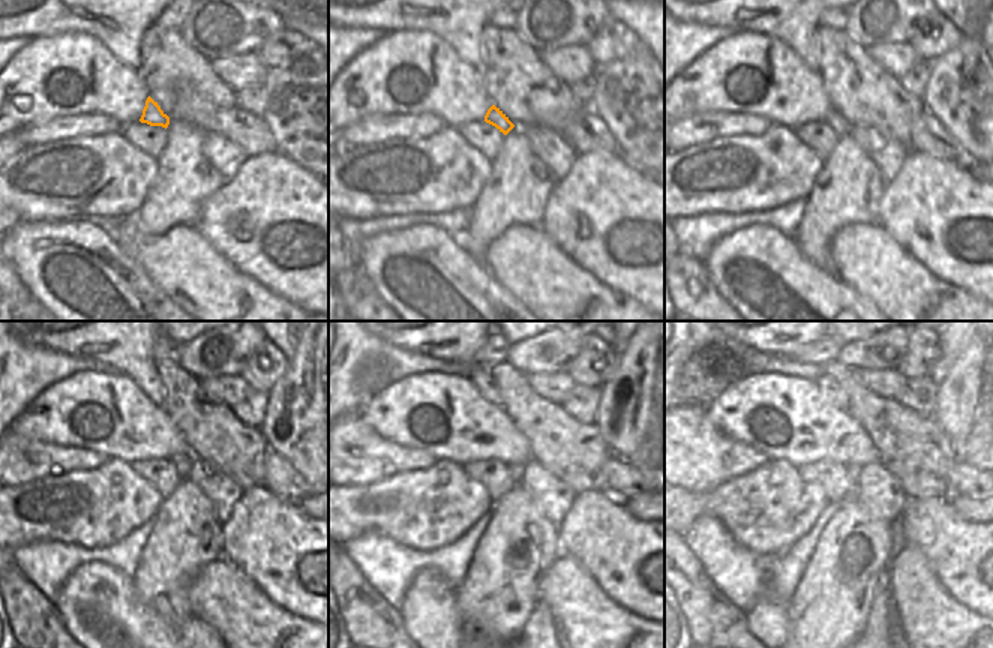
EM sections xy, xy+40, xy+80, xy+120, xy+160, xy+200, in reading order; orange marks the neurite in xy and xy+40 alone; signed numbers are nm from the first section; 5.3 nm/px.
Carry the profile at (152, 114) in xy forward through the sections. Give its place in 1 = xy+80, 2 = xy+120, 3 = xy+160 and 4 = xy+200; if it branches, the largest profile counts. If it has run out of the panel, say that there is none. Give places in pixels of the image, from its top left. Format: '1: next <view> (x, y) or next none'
1: next xy+80 (834, 120)
2: next xy+120 (183, 461)
3: next xy+160 (518, 470)
4: next xy+200 (852, 471)

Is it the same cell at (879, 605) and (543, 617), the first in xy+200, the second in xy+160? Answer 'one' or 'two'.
one

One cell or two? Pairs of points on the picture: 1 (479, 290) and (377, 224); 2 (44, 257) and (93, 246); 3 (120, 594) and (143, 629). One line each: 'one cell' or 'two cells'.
1: two cells
2: one cell
3: one cell

